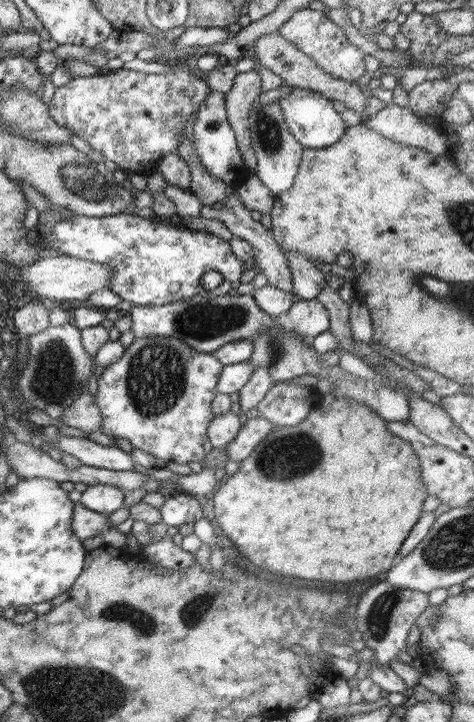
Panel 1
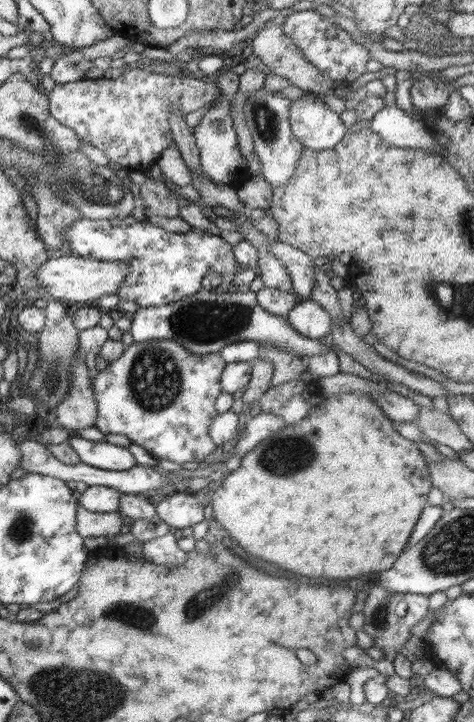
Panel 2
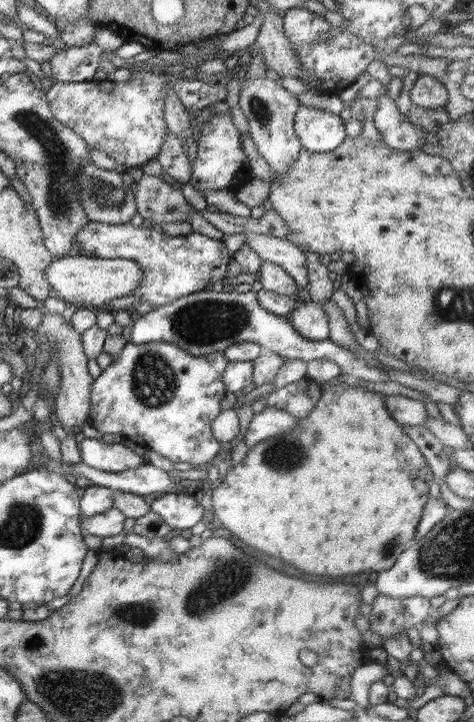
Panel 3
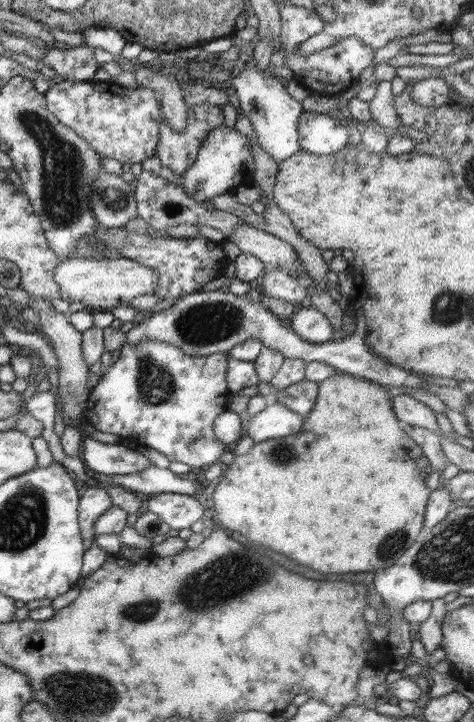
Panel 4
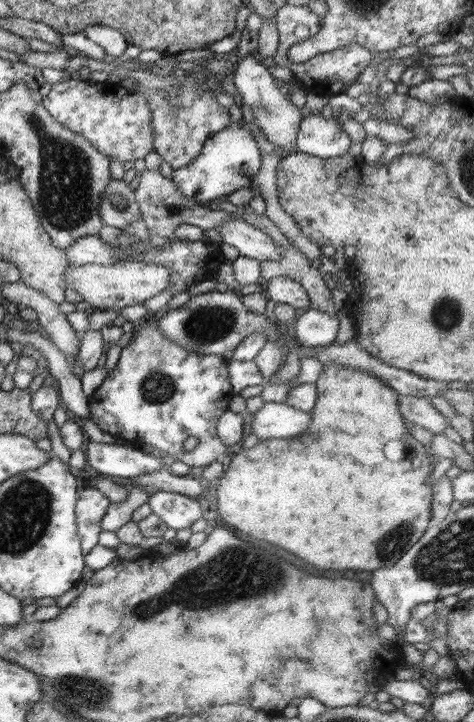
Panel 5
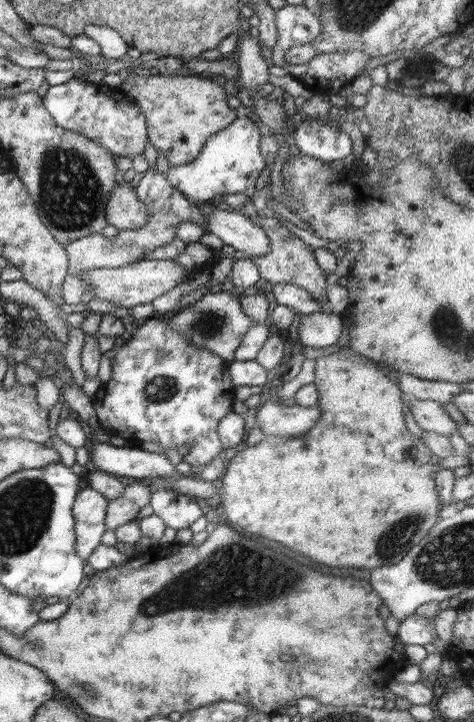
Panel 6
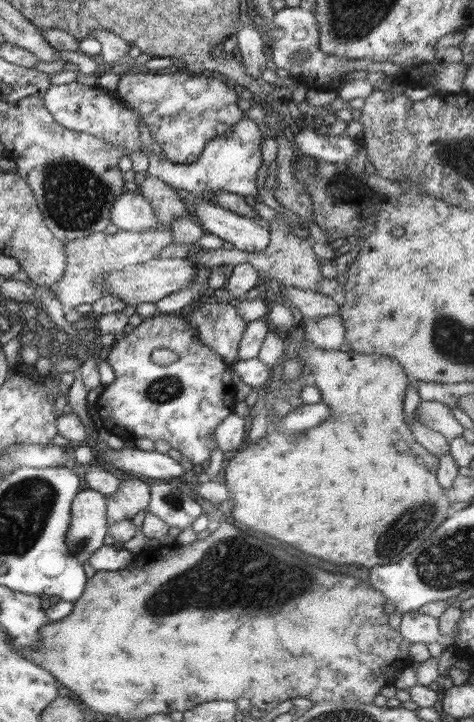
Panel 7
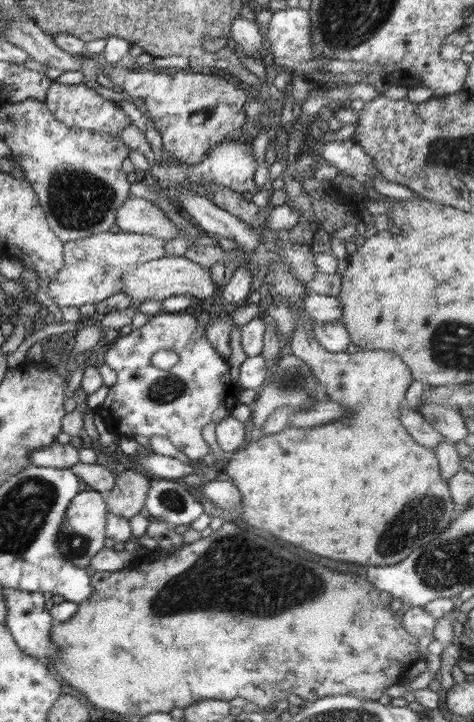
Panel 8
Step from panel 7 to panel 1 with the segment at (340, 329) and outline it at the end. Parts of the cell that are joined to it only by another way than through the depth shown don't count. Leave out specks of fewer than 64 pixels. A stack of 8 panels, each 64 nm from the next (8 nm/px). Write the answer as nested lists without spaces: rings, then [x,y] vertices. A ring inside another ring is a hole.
[[[296,298],[284,316],[288,328],[312,340],[330,328],[329,312],[318,299]]]

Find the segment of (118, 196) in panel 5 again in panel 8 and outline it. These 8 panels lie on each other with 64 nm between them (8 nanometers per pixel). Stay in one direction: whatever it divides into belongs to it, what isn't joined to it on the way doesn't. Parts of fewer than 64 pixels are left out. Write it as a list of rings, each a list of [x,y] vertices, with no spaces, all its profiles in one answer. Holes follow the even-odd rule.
[[[131,198],[116,212],[116,226],[130,234],[150,234],[162,240],[178,238],[180,227],[164,211],[144,198]]]

